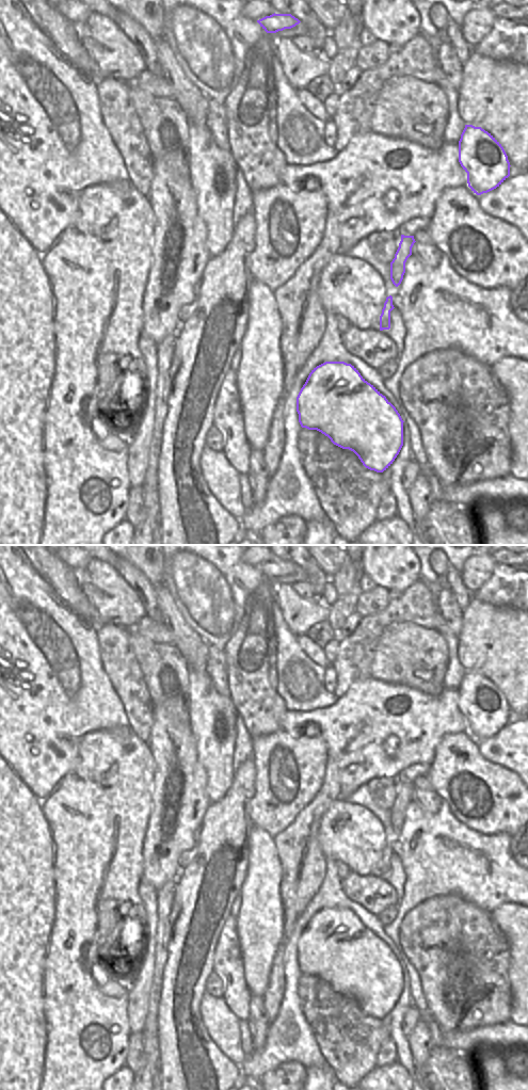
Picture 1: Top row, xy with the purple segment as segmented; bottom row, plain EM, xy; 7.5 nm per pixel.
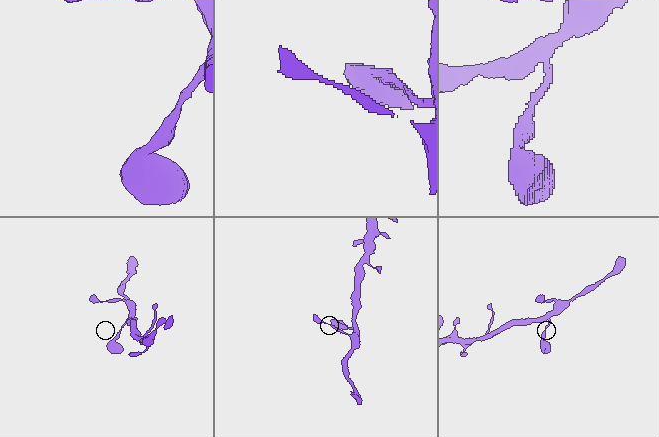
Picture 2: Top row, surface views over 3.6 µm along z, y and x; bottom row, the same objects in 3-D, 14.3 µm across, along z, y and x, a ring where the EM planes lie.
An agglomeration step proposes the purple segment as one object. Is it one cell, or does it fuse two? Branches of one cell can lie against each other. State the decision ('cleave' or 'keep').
keep

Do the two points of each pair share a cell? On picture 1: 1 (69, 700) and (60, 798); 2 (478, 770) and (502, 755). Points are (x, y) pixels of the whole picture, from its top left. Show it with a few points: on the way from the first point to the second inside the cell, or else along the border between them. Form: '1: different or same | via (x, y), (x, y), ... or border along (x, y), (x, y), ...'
1: same | via (64, 724), (64, 755), (60, 759), (60, 773)
2: different | border along (477, 741), (477, 748), (490, 762), (514, 772)

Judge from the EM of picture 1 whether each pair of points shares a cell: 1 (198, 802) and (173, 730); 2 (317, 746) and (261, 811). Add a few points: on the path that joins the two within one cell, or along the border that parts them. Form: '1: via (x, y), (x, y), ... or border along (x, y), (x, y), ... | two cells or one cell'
1: via (186, 784), (186, 774), (175, 762), (174, 748) | one cell
2: via (305, 768), (305, 791), (289, 806), (284, 806) | one cell

